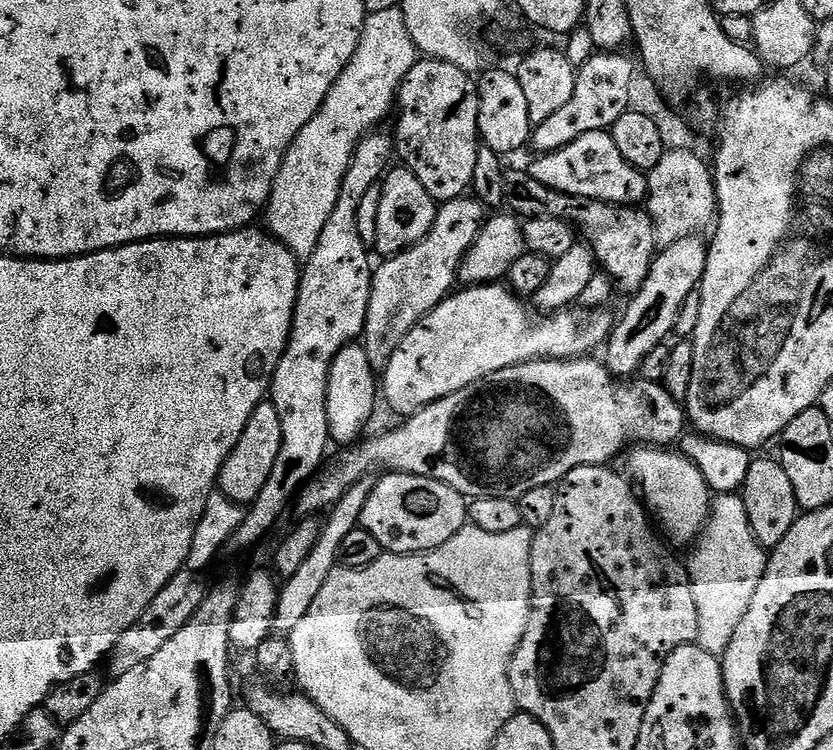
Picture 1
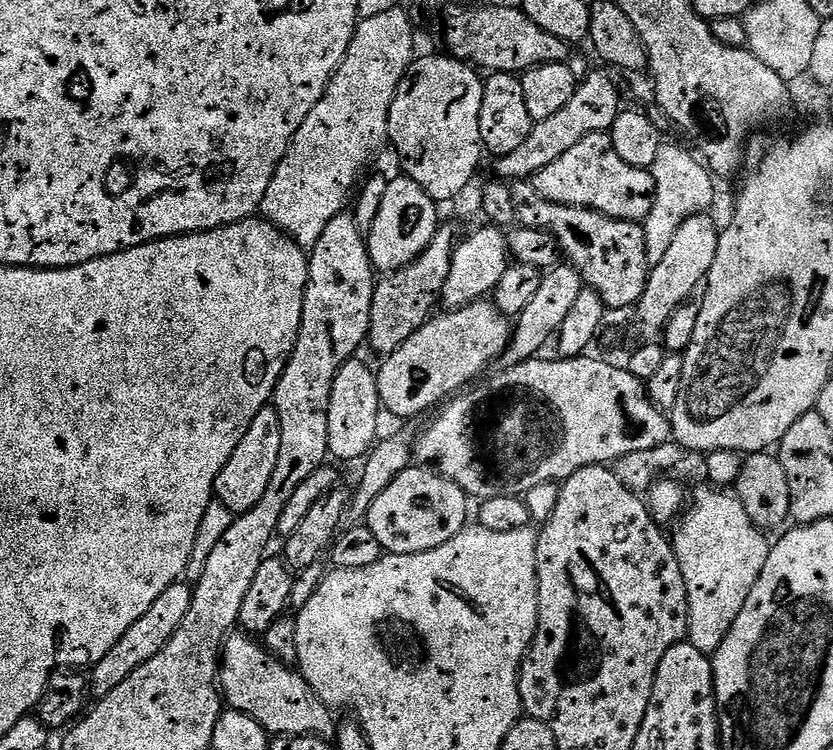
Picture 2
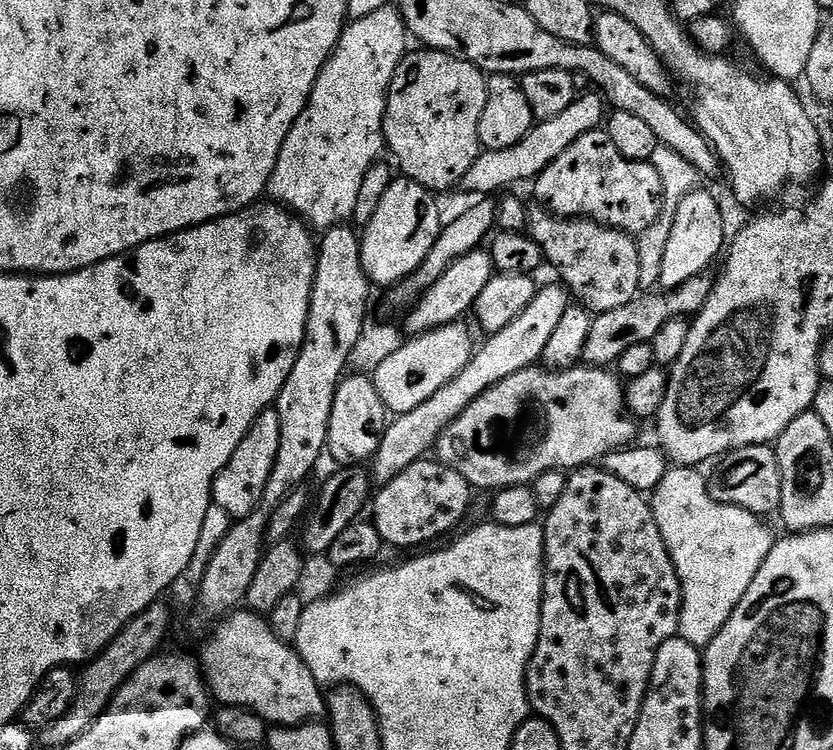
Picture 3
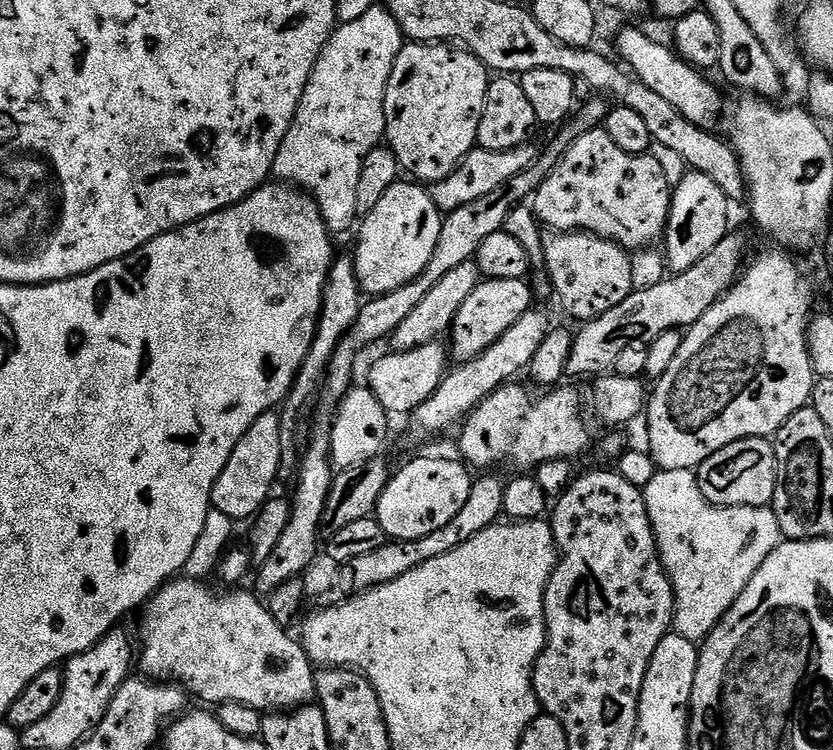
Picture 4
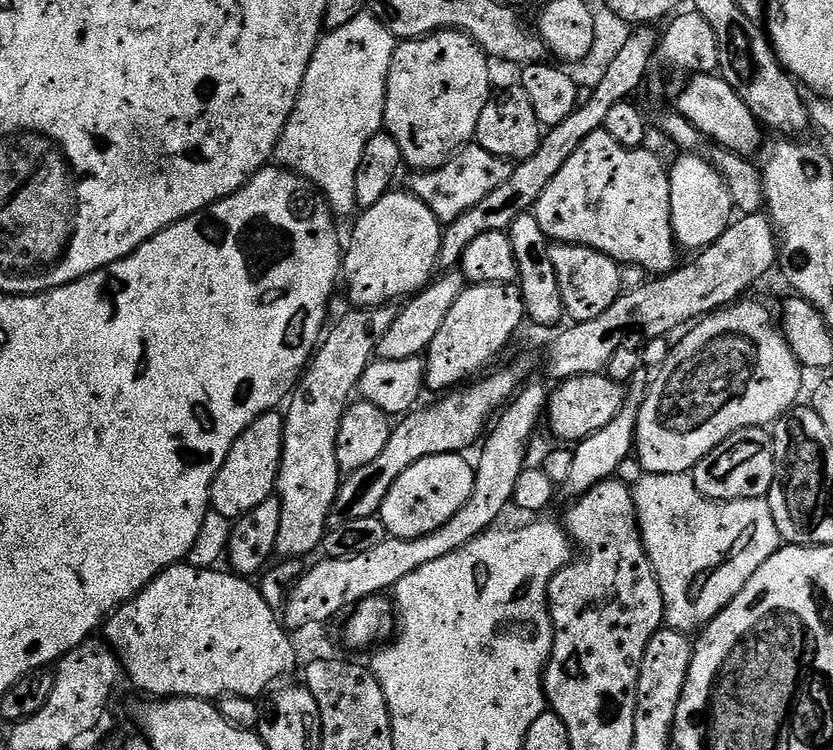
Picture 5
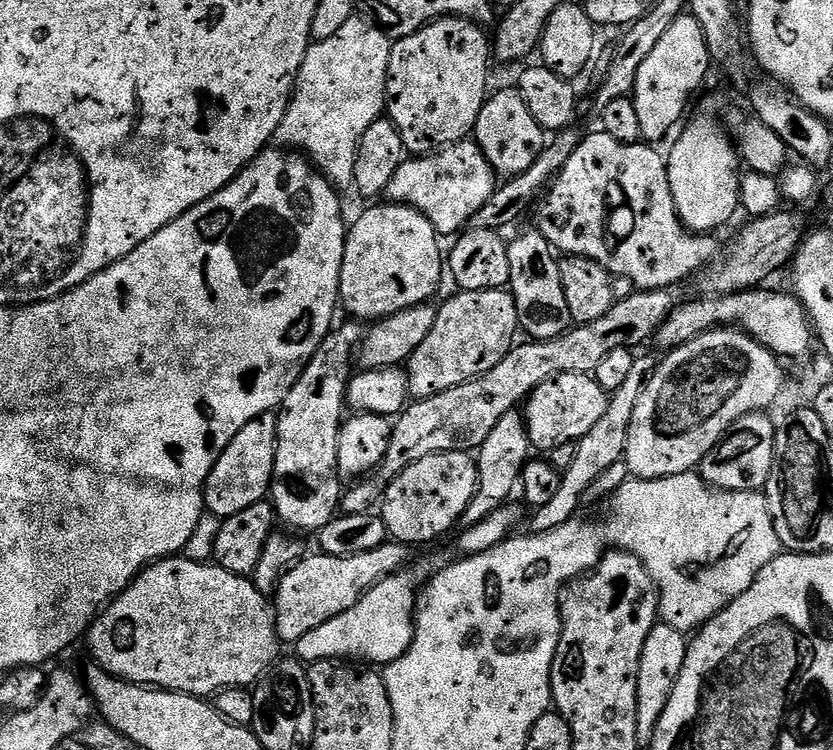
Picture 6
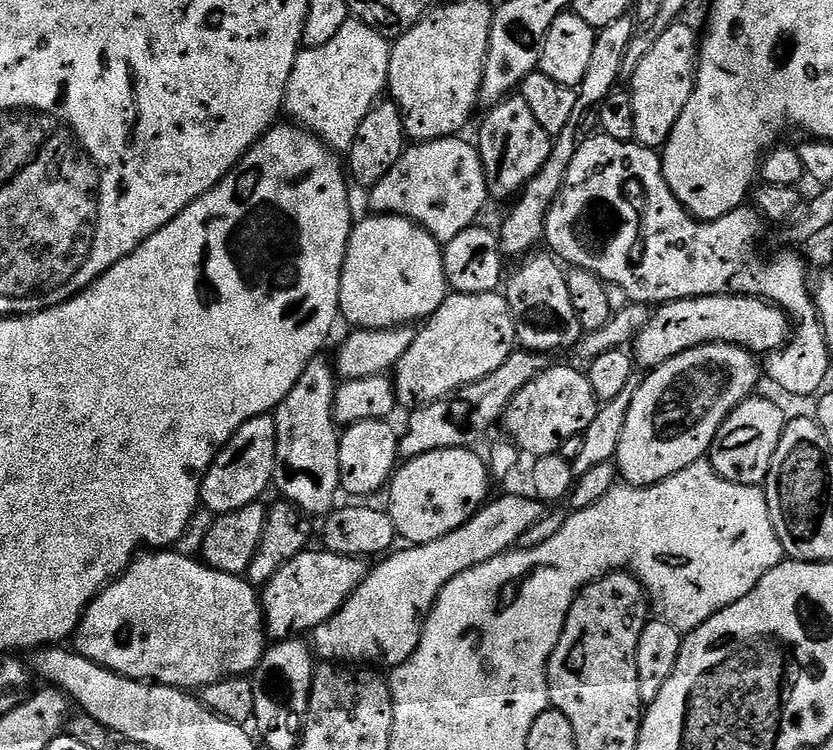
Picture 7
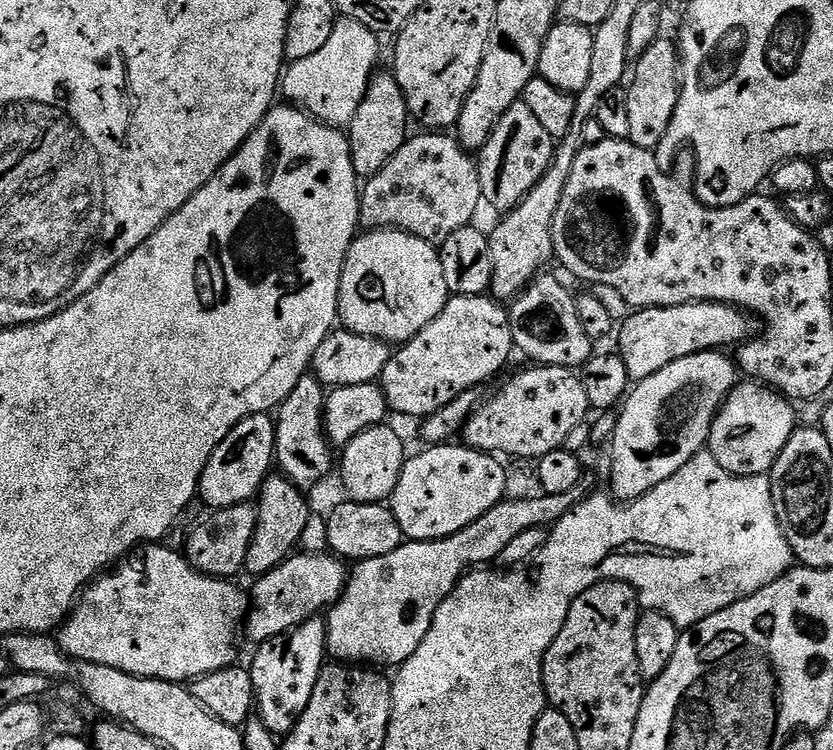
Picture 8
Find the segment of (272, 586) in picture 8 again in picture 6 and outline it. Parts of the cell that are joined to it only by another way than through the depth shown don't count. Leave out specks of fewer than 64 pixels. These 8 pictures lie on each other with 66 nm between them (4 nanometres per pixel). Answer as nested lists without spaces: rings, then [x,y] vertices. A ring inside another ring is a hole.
[[[385,542],[374,550],[355,552],[352,556],[305,555],[280,579],[274,597],[276,634],[285,645],[295,646],[310,630],[318,630],[322,622],[330,622],[347,608],[353,608],[379,580],[409,567],[409,545]]]

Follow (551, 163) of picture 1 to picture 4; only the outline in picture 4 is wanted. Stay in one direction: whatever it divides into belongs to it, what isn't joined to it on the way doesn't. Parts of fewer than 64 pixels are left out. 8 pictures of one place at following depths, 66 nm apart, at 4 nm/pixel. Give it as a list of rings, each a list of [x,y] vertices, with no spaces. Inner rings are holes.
[[[598,127],[591,128],[569,146],[566,154],[554,166],[554,170],[550,170],[542,186],[538,186],[535,196],[531,197],[530,207],[541,225],[553,232],[583,230],[613,240],[625,250],[651,249],[663,237],[664,230],[668,227],[672,194],[662,167],[652,156],[631,156],[618,150],[610,134],[606,134],[603,127]]]

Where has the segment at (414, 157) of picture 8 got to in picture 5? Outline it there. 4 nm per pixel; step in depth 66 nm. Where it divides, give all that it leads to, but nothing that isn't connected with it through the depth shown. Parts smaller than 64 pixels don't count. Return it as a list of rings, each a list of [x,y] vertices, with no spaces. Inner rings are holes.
[[[473,142],[464,145],[441,168],[435,168],[429,172],[413,171],[411,173],[412,181],[406,184],[406,188],[413,196],[426,202],[426,206],[430,206],[434,218],[438,218],[441,225],[446,226],[450,222],[454,222],[454,218],[462,218],[462,214],[466,214],[466,210],[470,210],[470,206],[478,206],[478,202],[482,202],[482,198],[486,198],[486,194],[490,194],[490,190],[502,186],[502,182],[506,182],[506,178],[510,178],[512,169],[513,165],[509,161],[490,154],[490,150]]]

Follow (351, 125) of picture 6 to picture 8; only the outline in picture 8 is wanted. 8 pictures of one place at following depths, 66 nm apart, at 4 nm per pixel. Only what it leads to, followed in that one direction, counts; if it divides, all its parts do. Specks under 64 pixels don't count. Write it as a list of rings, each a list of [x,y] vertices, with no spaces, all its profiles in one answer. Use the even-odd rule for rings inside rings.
[[[347,18],[337,19],[326,46],[310,58],[291,61],[282,73],[282,96],[285,101],[305,111],[322,124],[347,129],[358,114],[362,98],[366,98],[368,84],[377,71],[380,60],[381,37],[371,32],[362,22]]]

